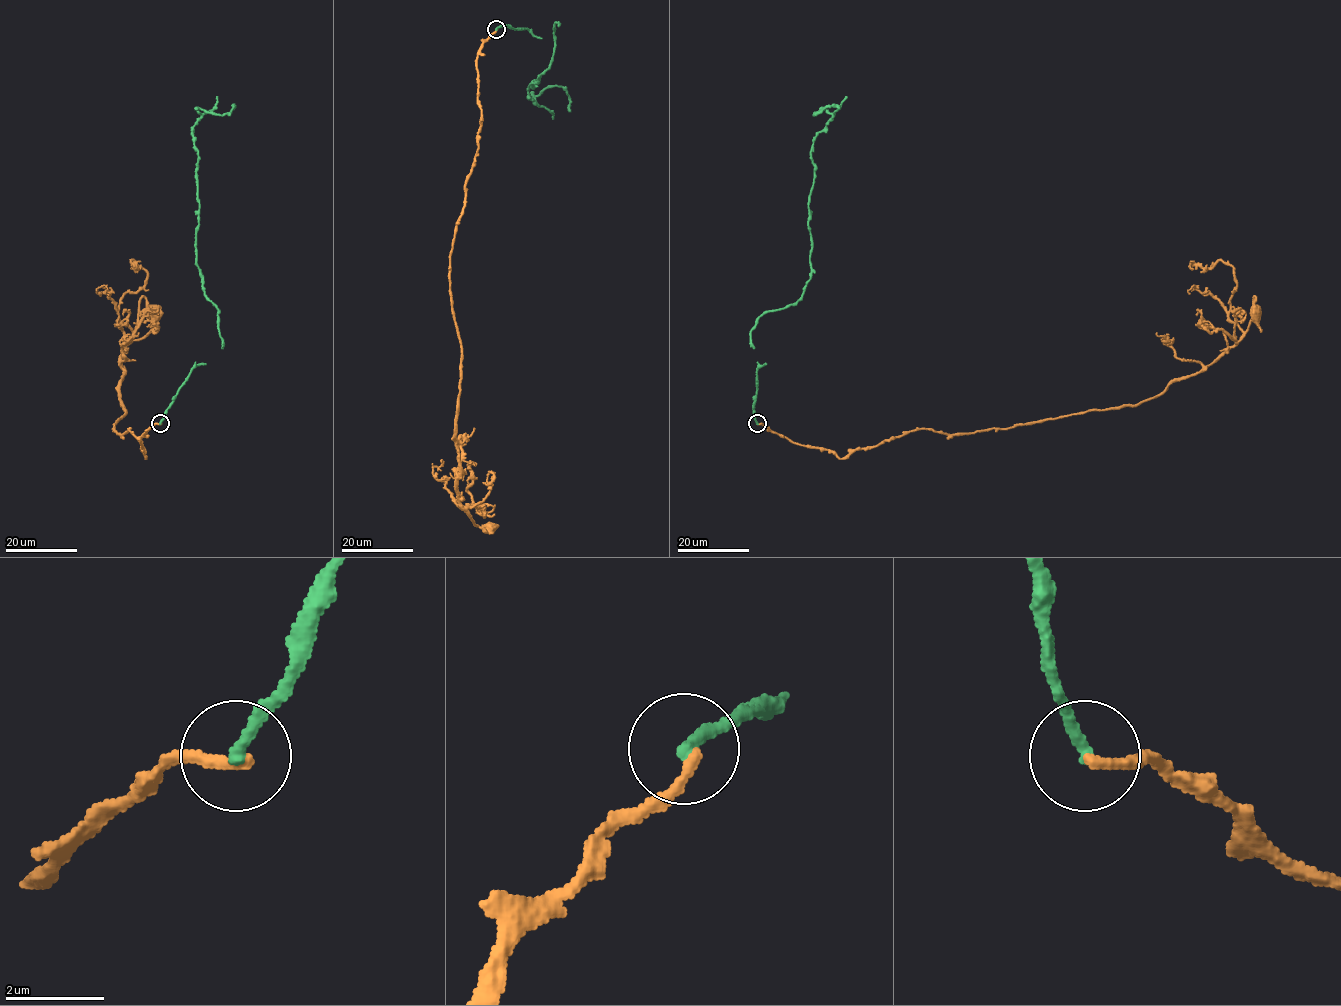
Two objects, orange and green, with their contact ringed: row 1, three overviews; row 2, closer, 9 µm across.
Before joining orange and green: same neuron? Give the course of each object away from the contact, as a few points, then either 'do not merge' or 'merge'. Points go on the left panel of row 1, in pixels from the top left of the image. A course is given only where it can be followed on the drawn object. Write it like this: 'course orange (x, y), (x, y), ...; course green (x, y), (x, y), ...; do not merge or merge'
course orange (160, 423), (141, 437), (145, 458), (129, 428), (113, 428), (126, 412), (121, 352), (139, 300), (154, 311); course green (160, 423), (191, 370), (222, 348), (218, 310), (197, 264), (192, 128), (198, 110), (234, 109); do not merge

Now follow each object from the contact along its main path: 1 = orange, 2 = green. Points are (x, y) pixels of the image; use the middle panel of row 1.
1: (496, 29), (477, 58), (477, 155), (465, 182), (449, 281), (462, 353), (457, 497), (475, 525), (490, 525)
2: (496, 28), (542, 38), (559, 23), (550, 66), (528, 96), (537, 104), (534, 98), (561, 86), (570, 111)

